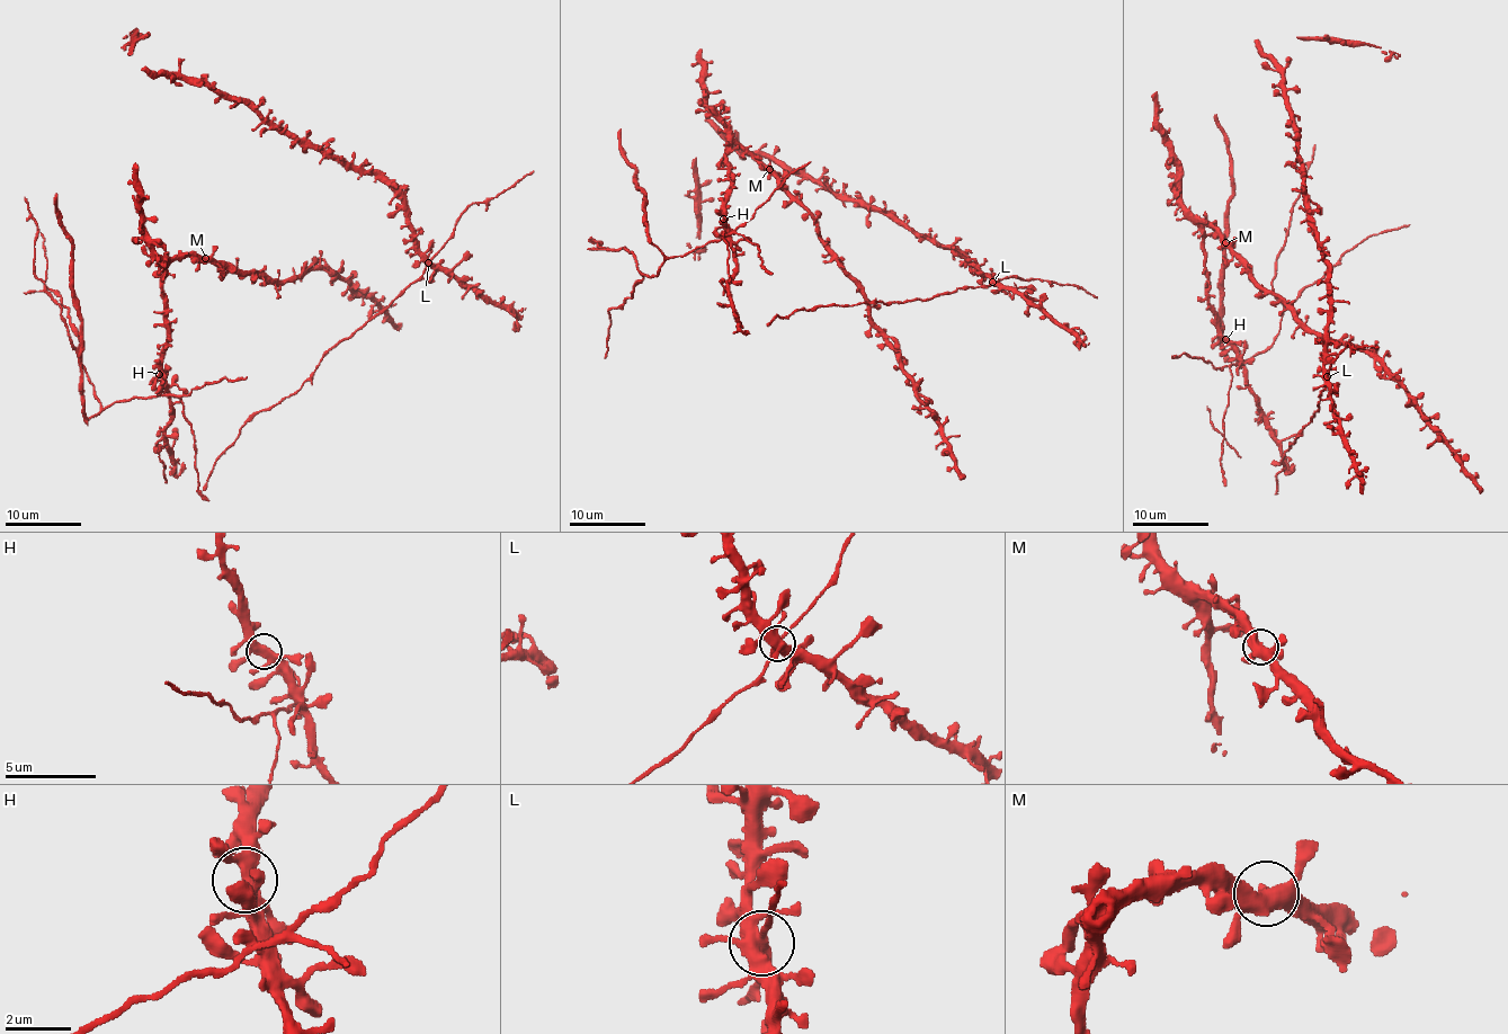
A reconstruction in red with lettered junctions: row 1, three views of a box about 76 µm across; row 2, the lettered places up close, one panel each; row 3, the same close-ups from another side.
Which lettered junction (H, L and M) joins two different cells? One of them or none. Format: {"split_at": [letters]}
{"split_at": []}

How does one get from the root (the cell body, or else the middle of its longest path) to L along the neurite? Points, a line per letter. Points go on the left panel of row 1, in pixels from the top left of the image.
L: (234, 444), (243, 426), (260, 411), (274, 407), (293, 394), (329, 349), (398, 297), (421, 276), (428, 264)

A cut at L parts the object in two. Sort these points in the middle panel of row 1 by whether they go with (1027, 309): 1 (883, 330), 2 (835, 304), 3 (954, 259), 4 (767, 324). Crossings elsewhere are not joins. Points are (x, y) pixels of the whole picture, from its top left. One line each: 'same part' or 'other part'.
1: same part
2: other part
3: same part
4: other part

